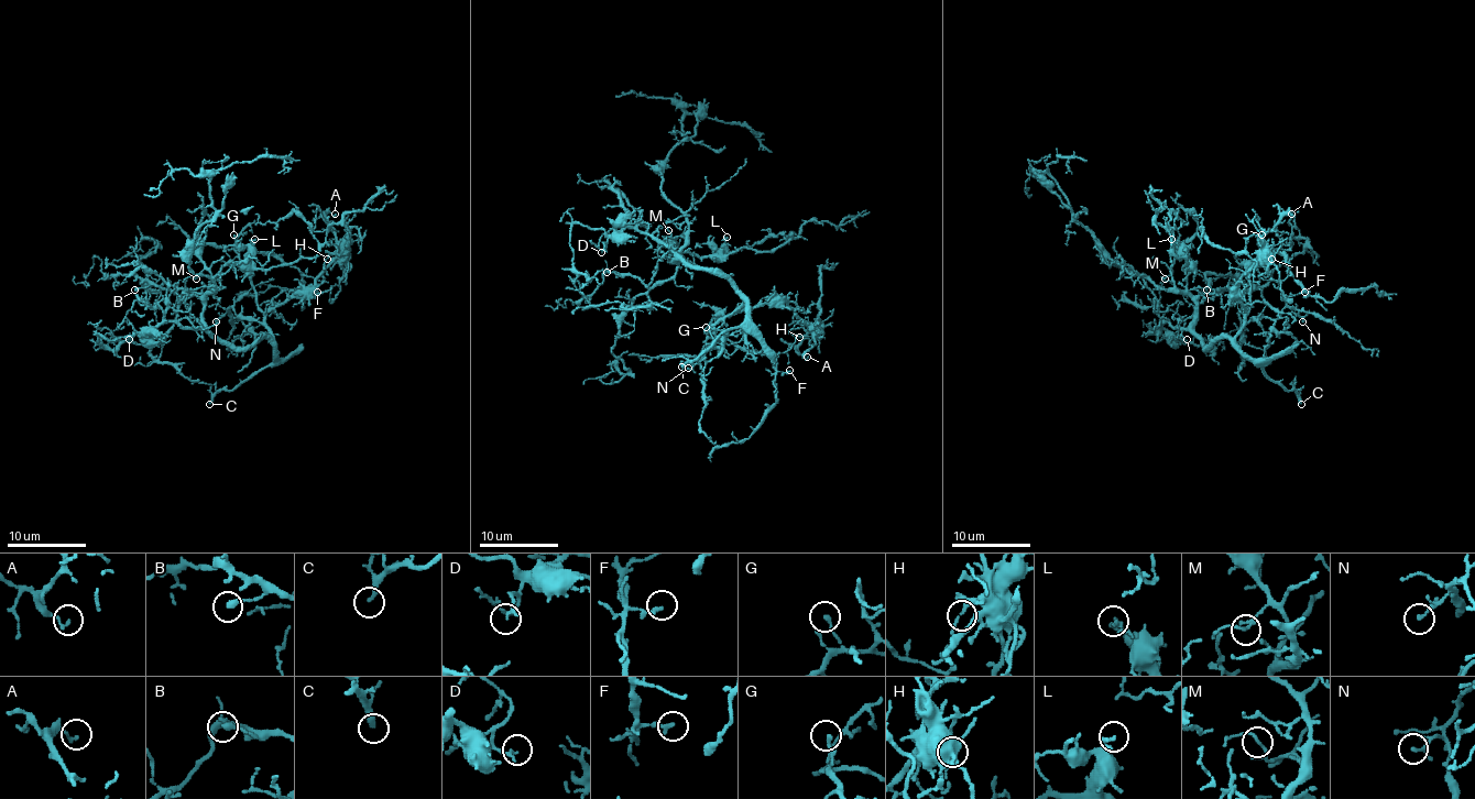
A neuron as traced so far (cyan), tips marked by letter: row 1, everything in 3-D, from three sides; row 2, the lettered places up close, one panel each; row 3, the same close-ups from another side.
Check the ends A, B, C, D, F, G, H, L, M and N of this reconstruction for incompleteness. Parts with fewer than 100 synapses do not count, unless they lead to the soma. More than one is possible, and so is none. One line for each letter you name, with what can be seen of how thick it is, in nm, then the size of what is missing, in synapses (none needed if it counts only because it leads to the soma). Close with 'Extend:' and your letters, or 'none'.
C: Thickness 240 nm. Roughly 110 synapses
Extend: C

